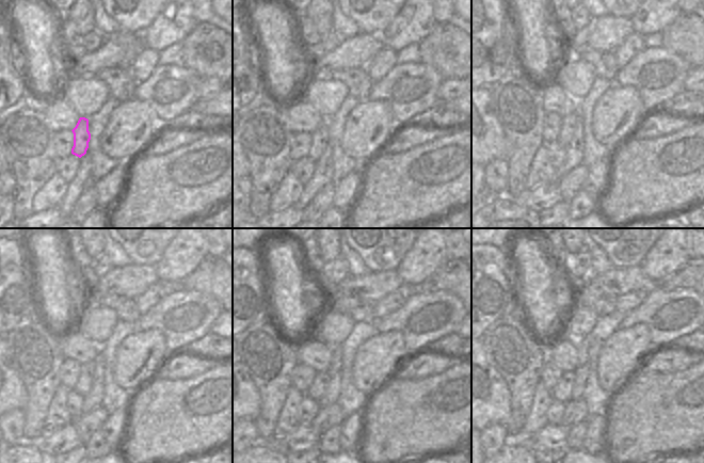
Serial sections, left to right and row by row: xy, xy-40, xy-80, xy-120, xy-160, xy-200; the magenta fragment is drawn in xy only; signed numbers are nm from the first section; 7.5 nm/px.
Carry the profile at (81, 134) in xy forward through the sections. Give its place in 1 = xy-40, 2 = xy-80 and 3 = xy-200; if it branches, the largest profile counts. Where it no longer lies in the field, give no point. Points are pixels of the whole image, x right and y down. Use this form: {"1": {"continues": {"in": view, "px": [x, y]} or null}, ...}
{"1": {"continues": {"in": "xy-40", "px": [319, 143]}}, "2": {"continues": {"in": "xy-80", "px": [558, 143]}}, "3": {"continues": {"in": "xy-200", "px": [562, 390]}}}

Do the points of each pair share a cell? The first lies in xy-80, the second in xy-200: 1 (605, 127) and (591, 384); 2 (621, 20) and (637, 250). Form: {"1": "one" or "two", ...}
{"1": "two", "2": "one"}

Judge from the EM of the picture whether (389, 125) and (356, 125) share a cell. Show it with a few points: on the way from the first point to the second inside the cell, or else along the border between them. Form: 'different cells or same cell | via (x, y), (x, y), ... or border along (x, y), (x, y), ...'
same cell | via (381, 125), (365, 125)

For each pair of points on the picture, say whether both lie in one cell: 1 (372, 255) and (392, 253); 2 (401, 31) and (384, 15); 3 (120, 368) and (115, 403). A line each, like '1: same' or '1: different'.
1: same
2: different
3: different

